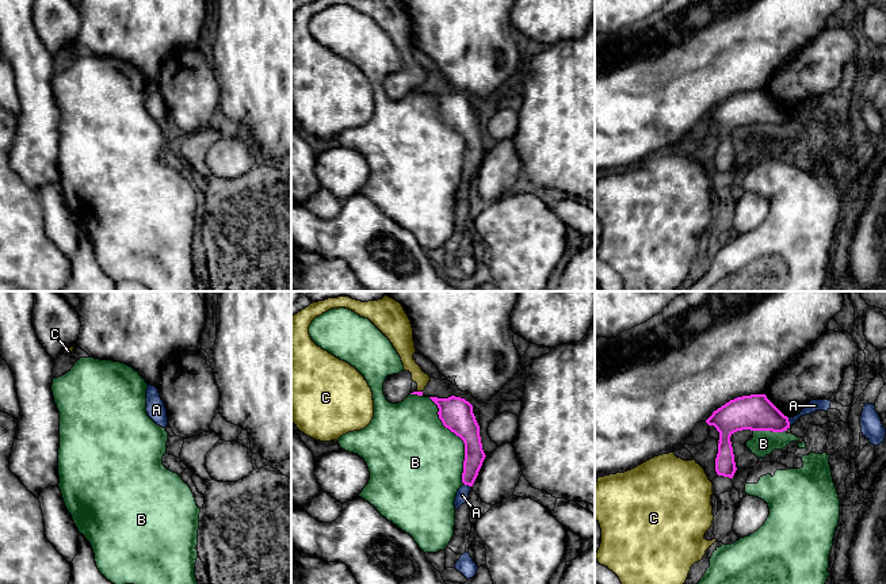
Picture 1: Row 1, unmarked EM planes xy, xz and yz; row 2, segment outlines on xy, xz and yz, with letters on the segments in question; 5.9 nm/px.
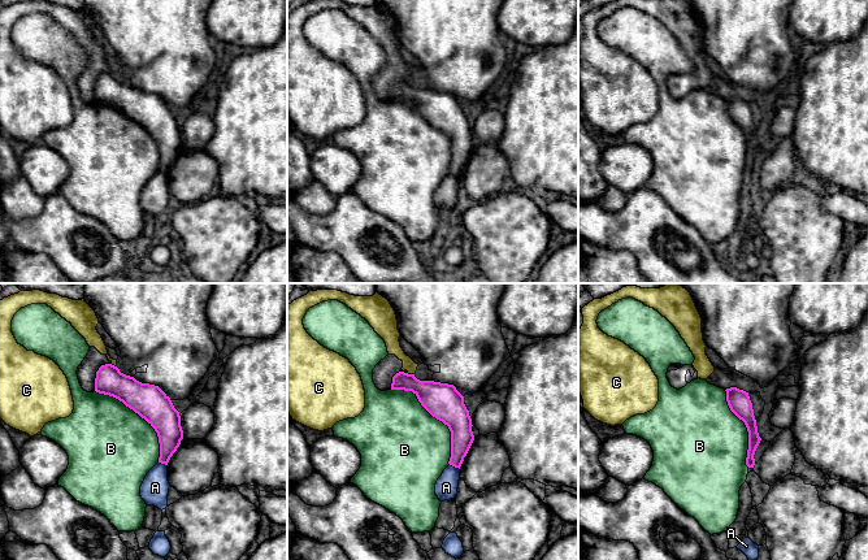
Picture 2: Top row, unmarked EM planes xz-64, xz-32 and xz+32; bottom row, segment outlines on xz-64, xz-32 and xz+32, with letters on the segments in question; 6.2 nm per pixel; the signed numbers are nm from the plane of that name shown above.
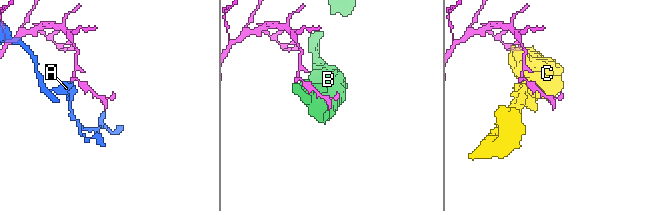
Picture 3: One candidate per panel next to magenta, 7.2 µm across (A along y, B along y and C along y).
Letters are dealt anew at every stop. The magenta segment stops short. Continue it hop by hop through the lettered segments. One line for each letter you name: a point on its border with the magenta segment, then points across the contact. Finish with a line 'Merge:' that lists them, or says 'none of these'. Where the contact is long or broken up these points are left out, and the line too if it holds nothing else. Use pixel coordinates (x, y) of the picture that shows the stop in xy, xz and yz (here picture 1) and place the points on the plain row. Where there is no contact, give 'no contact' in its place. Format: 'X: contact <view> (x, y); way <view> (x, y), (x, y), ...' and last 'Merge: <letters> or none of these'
Merge: none of these

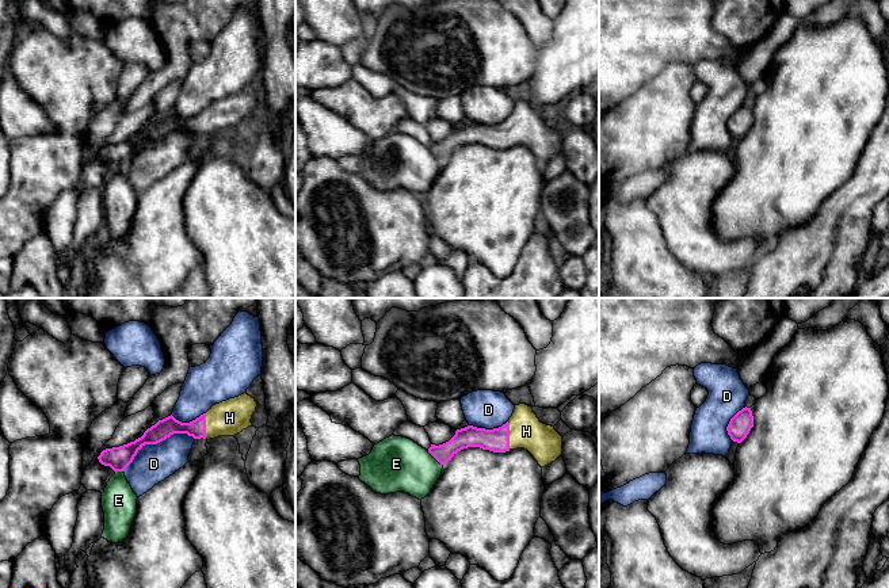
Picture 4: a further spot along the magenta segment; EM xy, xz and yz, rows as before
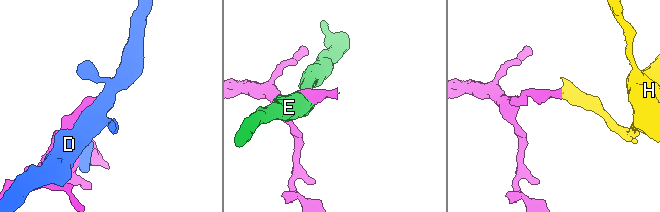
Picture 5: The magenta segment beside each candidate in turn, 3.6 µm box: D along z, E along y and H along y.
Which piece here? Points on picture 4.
H: contact xz (508, 132)
Merge: H

